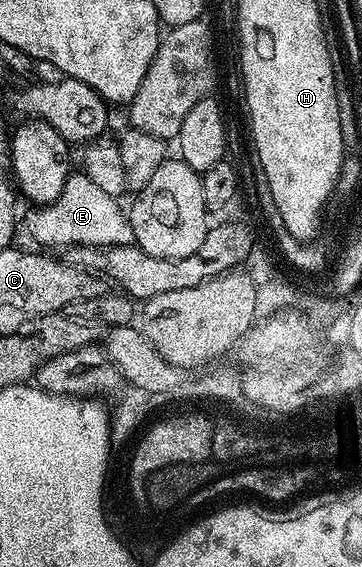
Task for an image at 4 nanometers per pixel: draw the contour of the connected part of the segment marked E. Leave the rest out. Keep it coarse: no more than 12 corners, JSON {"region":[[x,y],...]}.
{"region":[[72,171],[31,210],[40,247],[133,244],[117,198]]}

